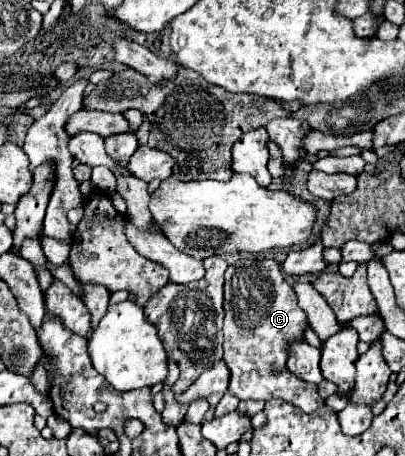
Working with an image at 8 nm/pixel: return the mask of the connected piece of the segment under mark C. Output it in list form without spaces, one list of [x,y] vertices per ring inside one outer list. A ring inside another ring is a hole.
[[[262,259],[262,261],[238,261],[226,269],[226,281],[224,281],[224,361],[232,373],[228,391],[236,395],[240,401],[246,399],[284,399],[304,413],[314,413],[324,405],[324,399],[320,399],[316,385],[304,383],[298,377],[294,377],[286,369],[286,357],[288,357],[288,345],[292,339],[304,337],[306,327],[306,313],[298,307],[294,289],[286,283],[280,263],[274,259]]]

